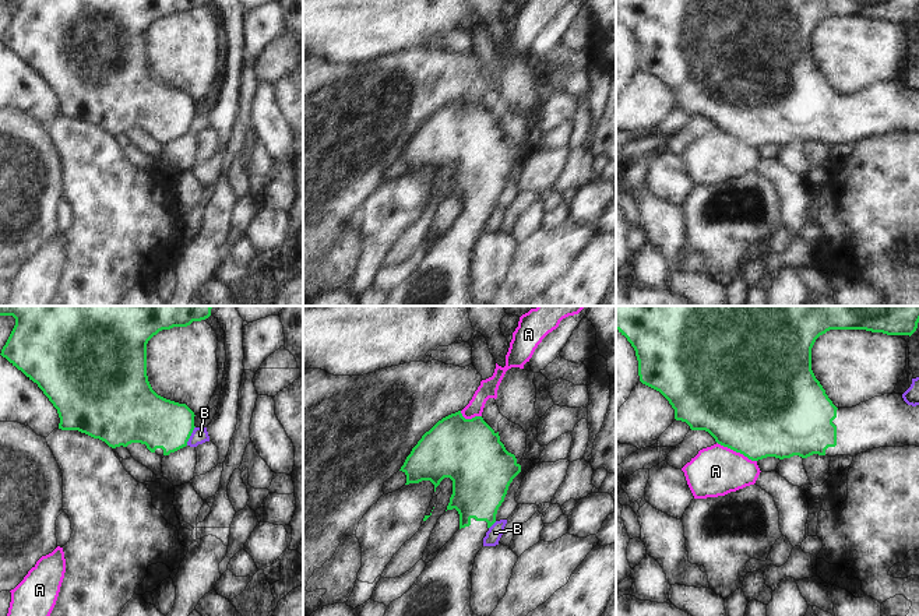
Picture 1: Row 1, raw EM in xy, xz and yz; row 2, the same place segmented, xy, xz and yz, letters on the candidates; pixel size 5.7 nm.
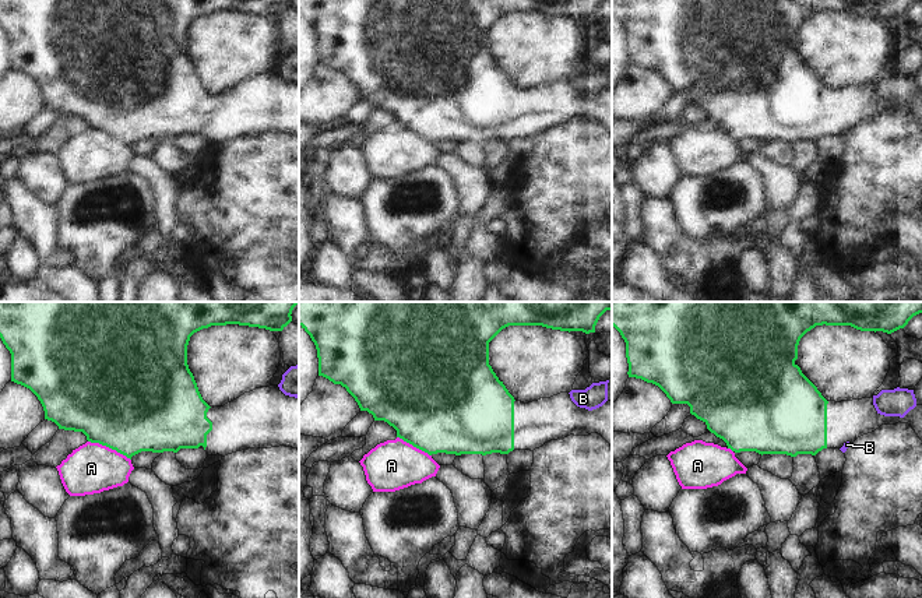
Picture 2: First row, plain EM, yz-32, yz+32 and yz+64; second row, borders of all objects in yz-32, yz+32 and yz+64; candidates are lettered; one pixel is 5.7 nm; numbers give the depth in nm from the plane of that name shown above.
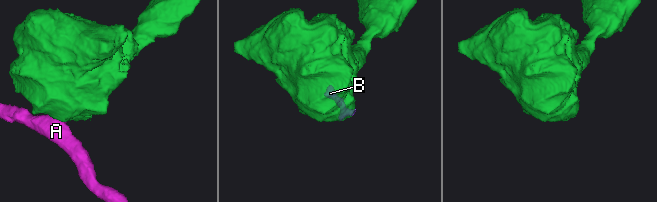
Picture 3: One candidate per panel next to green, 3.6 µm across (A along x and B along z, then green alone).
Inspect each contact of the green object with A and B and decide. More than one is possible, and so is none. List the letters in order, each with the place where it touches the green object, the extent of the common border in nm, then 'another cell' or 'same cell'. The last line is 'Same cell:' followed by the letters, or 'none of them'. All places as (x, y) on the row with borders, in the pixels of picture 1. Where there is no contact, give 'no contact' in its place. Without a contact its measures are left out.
A: contact yz (736, 451); length 260 nm; another cell
B: contact xy (190, 435); length 120 nm; another cell
Same cell: none of them

